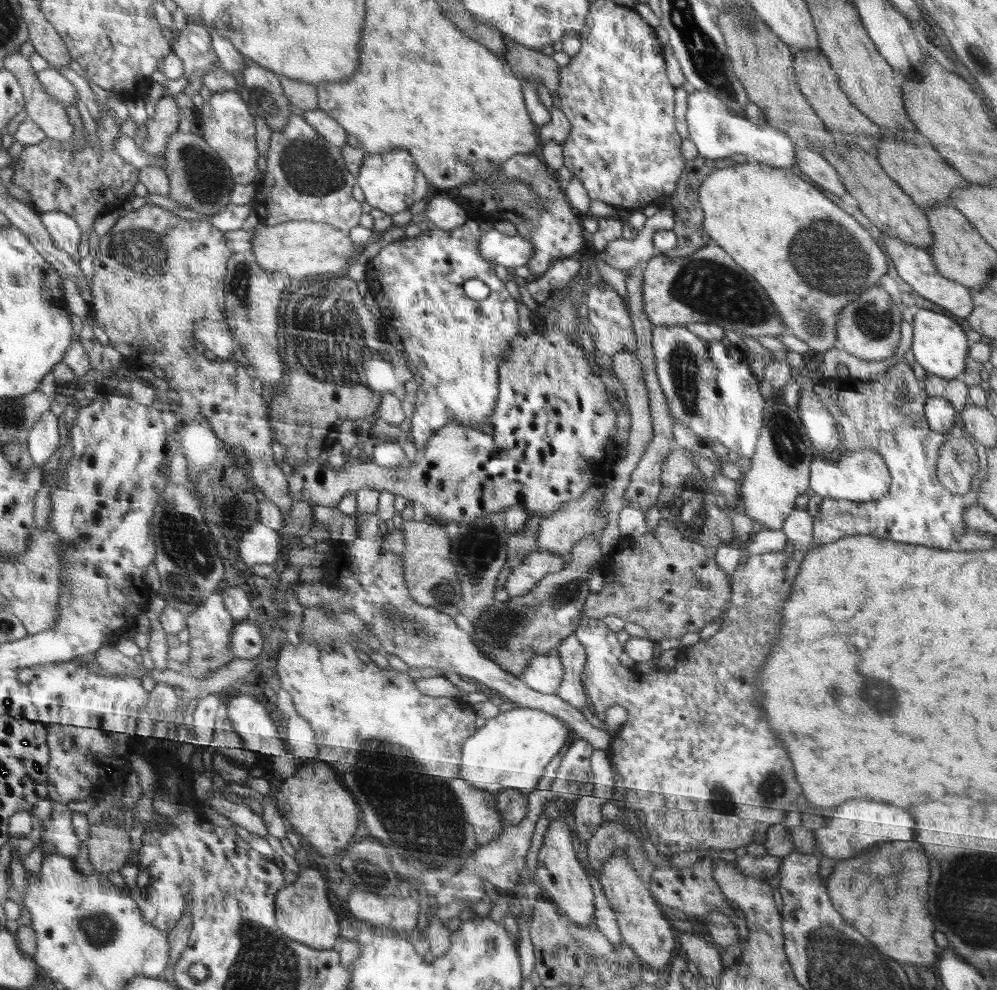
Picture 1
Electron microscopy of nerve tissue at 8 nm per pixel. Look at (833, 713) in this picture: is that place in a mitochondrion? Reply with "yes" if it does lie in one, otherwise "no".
no

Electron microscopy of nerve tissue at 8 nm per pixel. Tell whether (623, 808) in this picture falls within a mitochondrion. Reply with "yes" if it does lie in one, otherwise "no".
no

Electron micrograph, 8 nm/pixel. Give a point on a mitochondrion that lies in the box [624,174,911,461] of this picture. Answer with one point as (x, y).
(837, 266)

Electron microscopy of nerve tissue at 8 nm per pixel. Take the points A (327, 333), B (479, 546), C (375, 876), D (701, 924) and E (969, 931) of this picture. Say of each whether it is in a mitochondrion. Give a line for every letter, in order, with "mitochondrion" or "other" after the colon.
A: mitochondrion
B: mitochondrion
C: mitochondrion
D: other
E: mitochondrion

